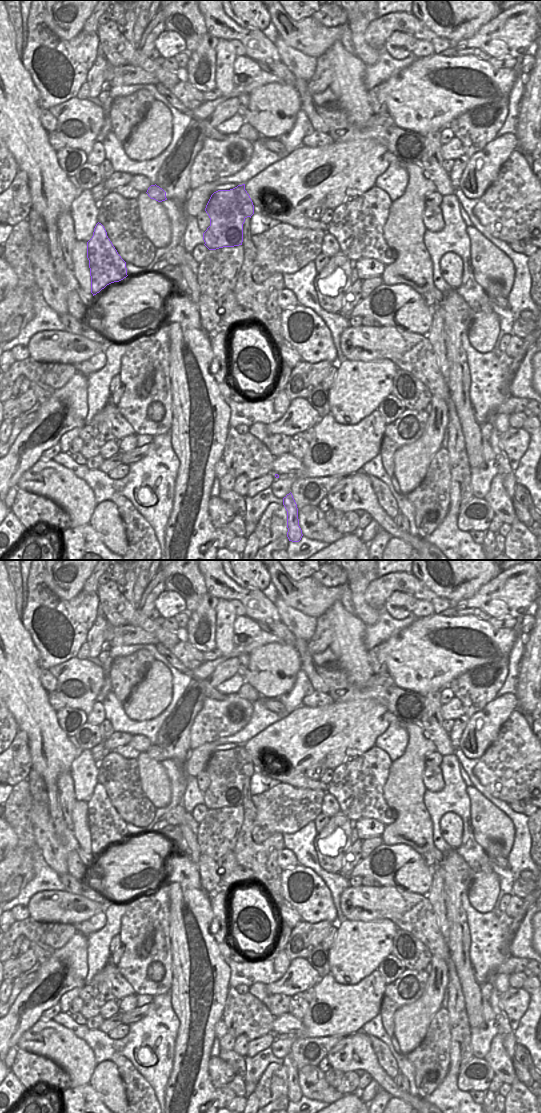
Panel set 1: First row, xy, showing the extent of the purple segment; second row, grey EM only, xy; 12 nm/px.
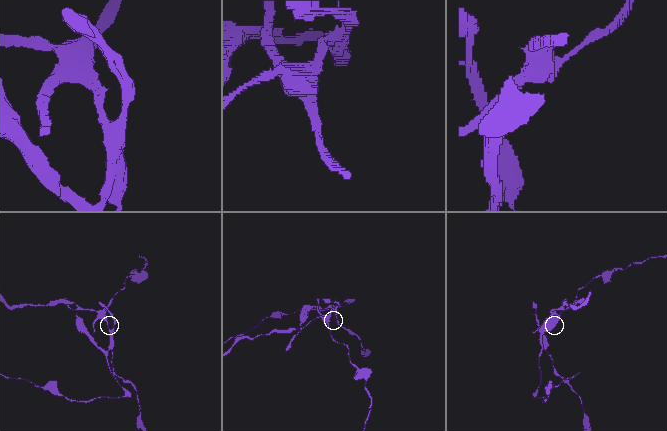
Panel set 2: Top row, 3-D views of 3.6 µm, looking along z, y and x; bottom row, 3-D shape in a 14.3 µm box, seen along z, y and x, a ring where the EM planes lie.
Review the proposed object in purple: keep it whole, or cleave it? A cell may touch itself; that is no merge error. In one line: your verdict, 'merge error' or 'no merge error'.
merge error

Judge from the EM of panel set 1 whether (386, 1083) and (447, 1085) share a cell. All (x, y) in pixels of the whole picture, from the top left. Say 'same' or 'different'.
different

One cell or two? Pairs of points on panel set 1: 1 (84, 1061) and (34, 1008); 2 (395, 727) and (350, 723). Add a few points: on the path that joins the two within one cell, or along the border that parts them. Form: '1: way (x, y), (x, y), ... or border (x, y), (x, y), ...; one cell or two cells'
1: border (39, 1019), (21, 1035); two cells
2: border (387, 711), (388, 727), (377, 738), (374, 745); two cells

